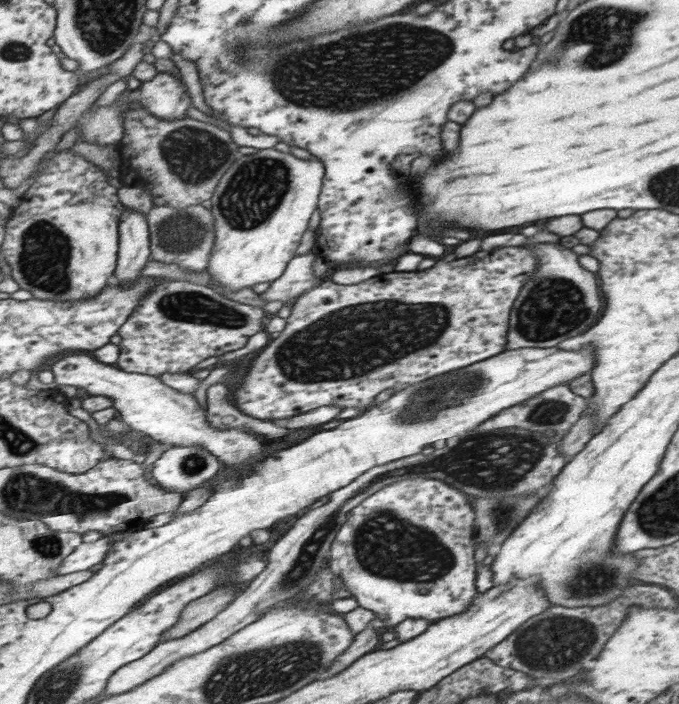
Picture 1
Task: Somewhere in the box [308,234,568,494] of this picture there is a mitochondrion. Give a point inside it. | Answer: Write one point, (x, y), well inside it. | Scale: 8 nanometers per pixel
(423, 408)

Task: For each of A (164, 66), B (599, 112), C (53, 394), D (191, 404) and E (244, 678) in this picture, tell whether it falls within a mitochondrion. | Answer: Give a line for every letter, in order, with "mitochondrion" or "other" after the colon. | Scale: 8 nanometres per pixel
A: other
B: other
C: other
D: other
E: mitochondrion

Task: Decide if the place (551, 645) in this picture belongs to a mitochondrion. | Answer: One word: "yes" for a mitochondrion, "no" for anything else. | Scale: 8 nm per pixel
yes

